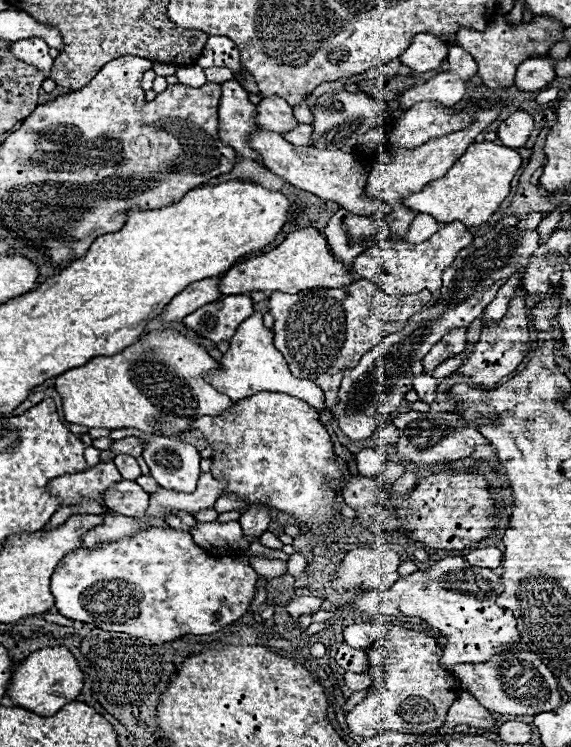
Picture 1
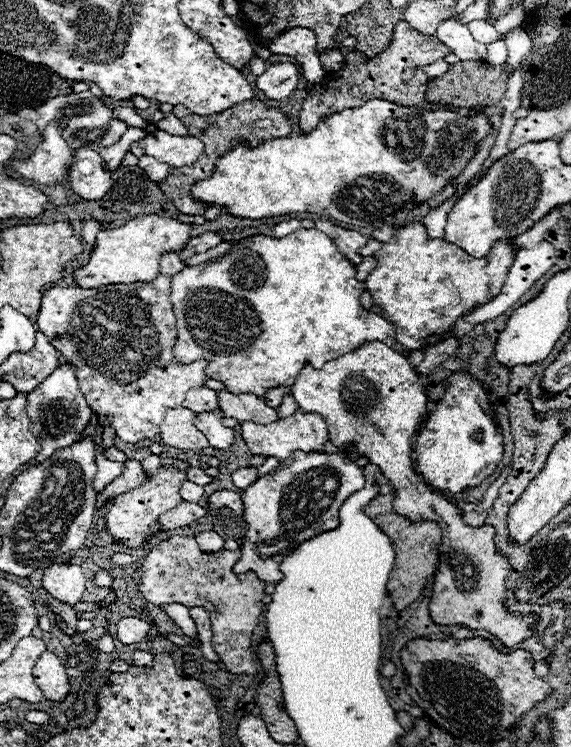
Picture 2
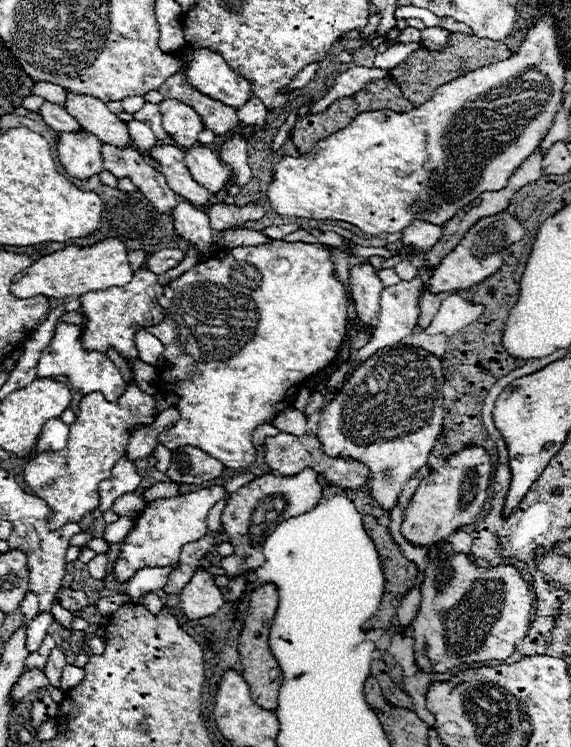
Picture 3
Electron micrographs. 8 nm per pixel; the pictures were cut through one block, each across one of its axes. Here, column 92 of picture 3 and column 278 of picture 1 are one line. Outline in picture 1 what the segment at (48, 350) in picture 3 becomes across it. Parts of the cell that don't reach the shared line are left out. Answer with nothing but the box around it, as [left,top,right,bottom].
[206,312,324,412]

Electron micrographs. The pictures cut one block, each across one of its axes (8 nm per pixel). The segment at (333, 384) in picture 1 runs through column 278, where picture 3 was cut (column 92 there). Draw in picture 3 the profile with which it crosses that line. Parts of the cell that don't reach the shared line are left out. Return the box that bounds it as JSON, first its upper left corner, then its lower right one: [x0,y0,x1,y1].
[78,264,164,360]

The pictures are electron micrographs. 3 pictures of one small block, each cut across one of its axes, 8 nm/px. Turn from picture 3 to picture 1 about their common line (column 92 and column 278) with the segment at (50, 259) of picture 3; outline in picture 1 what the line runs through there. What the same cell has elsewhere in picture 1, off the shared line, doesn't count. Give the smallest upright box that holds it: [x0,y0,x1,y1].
[220,228,354,296]

